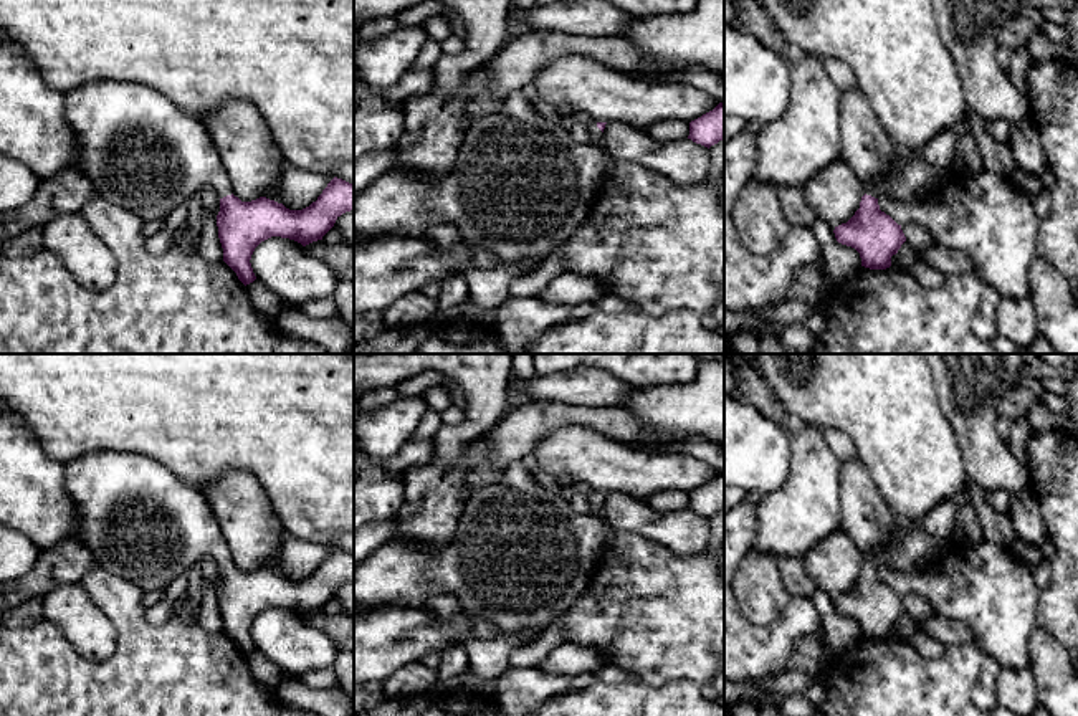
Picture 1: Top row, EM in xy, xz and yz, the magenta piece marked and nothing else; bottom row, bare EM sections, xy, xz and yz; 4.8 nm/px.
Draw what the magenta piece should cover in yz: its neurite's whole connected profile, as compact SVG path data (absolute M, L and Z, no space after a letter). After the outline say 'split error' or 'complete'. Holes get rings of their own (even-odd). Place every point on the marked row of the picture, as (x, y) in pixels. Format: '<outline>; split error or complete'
M919 152L909 159L896 157L890 172L875 180L865 182L860 208L833 233L838 243L855 248L860 253L861 266L886 270L891 256L898 253L906 236L890 215L880 210L881 197L893 197L903 202L926 198L937 192L944 180L954 174L952 165L934 167Z; split error

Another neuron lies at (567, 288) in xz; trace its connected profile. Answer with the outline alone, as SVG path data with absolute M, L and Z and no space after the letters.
M564 271L547 284L539 298L544 303L574 308L582 303L595 303L603 293L597 281Z

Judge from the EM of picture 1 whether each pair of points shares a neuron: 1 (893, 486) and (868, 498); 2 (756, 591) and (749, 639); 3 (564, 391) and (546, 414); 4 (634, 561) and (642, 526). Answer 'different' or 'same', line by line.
1: different
2: different
3: different
4: different

